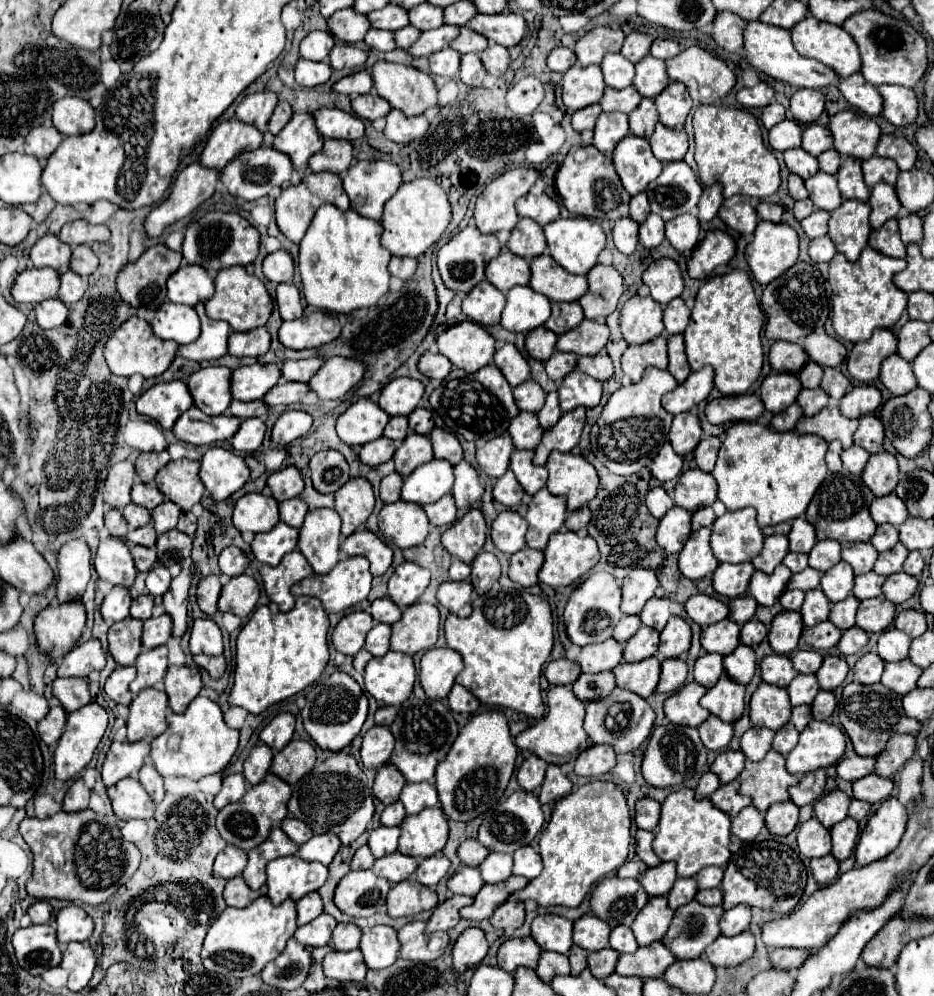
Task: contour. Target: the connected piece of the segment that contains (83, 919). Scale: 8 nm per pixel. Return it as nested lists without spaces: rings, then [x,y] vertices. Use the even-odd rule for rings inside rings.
[[[77,905],[63,907],[55,917],[55,925],[59,943],[87,941],[93,933],[93,919]]]

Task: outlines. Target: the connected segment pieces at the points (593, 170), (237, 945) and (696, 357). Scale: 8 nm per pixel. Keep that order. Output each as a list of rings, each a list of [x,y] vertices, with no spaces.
[[[571,147],[565,155],[557,177],[555,187],[563,199],[563,205],[573,213],[589,219],[609,219],[617,221],[623,217],[629,217],[629,199],[631,195],[621,185],[621,179],[617,177],[617,171],[613,169],[611,155],[605,155],[591,147]]]
[[[257,897],[249,907],[243,909],[227,907],[219,915],[219,919],[211,925],[205,937],[201,961],[207,971],[221,973],[225,977],[259,975],[261,969],[285,949],[285,943],[289,937],[293,937],[295,929],[297,929],[296,903],[290,899],[277,907],[269,901],[269,897]]]
[[[733,269],[727,275],[707,279],[697,293],[691,323],[683,333],[691,369],[699,371],[701,367],[711,365],[719,391],[747,391],[761,373],[761,327],[764,323],[765,315],[753,293],[751,279],[743,269]]]

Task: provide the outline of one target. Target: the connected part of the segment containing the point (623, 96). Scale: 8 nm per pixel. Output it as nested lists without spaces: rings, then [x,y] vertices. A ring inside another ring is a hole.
[[[633,85],[625,87],[625,89],[611,89],[611,87],[607,87],[605,95],[599,101],[599,105],[607,113],[609,111],[631,113],[639,105],[639,101],[641,101],[641,95],[639,95],[639,91]]]

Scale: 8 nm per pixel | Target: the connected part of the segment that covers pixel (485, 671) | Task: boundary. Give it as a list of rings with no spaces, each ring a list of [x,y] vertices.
[[[495,585],[489,593],[475,597],[469,617],[447,617],[445,637],[447,645],[461,653],[465,661],[457,683],[471,691],[481,703],[513,709],[533,719],[543,717],[545,707],[539,677],[553,647],[553,615],[543,597],[525,589],[503,589]]]

